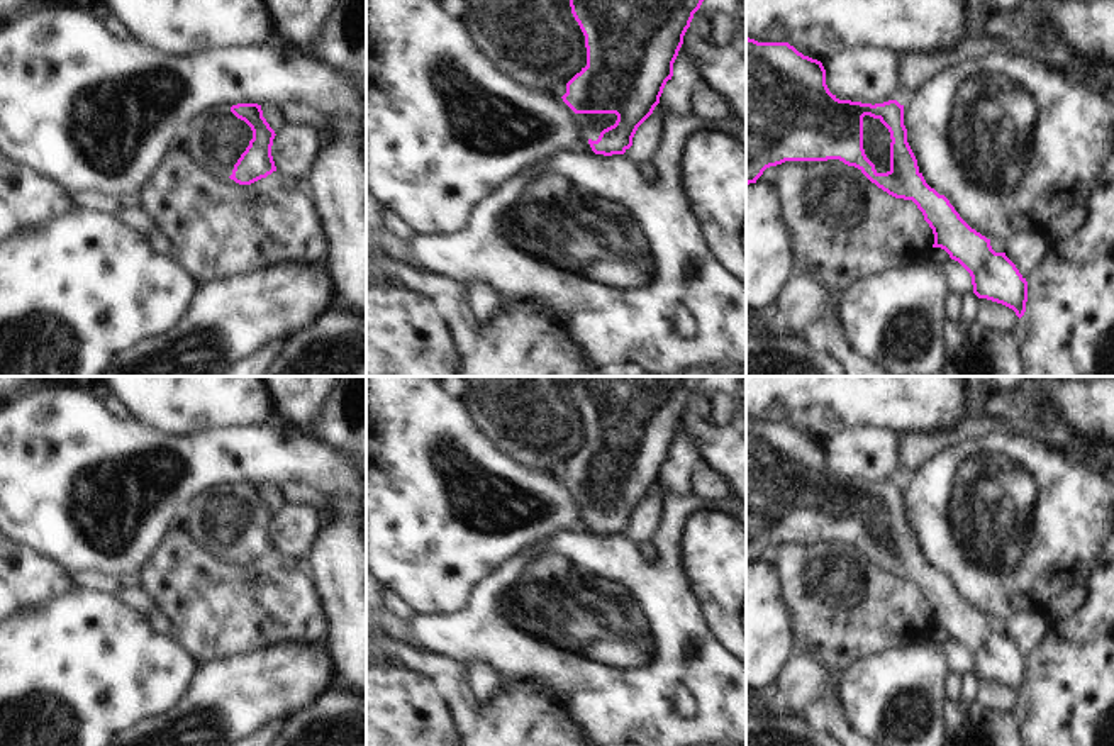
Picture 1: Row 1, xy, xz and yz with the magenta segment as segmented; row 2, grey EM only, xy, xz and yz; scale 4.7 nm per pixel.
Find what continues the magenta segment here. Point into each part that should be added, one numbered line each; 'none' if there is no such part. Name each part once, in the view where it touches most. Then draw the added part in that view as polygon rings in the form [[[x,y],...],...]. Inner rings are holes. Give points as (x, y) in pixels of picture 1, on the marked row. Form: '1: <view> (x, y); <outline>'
1: yz (877, 139); [[[870,115],[863,117],[863,149],[866,158],[875,164],[877,173],[890,171],[890,132]]]

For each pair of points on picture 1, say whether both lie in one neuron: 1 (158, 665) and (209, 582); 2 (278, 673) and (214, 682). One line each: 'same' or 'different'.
1: different
2: same

